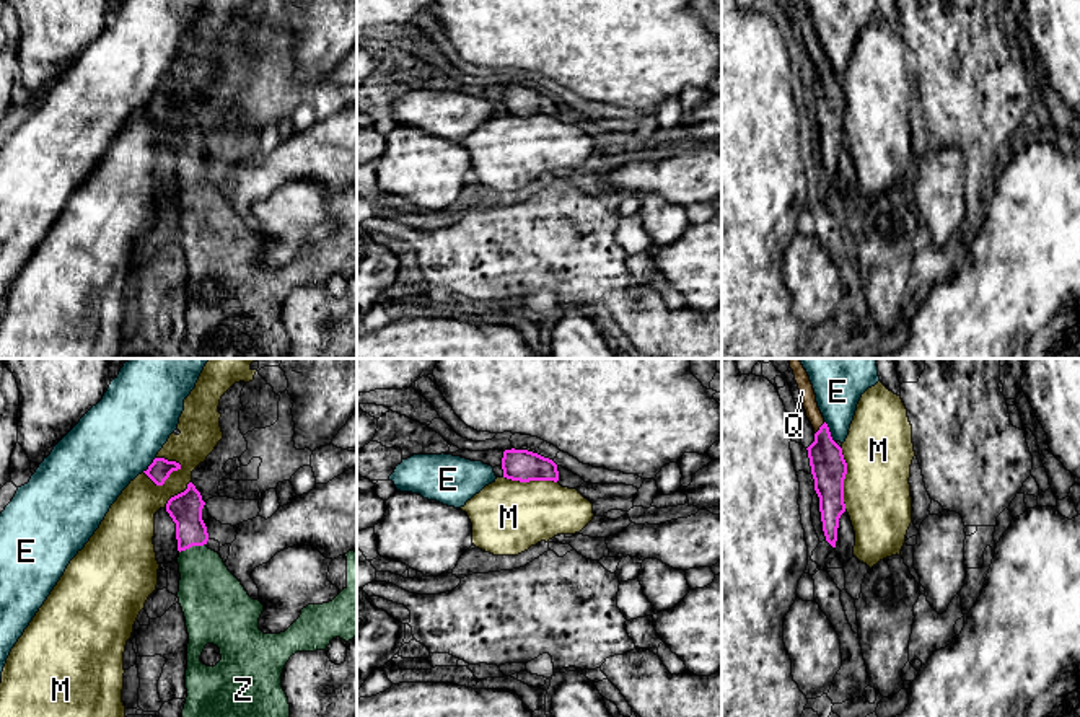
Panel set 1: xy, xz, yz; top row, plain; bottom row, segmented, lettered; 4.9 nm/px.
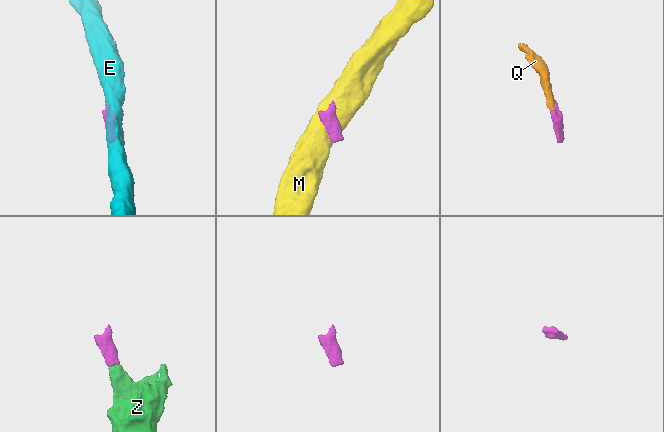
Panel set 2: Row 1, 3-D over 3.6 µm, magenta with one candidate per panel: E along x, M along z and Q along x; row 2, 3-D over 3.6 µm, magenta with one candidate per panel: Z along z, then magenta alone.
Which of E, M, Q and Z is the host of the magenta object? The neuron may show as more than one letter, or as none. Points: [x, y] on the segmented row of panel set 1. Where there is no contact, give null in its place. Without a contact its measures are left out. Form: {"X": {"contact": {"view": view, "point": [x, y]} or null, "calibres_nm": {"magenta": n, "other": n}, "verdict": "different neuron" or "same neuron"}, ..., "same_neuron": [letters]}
{"E": {"contact": {"view": "yz", "point": [829, 432]}, "calibres_nm": {"magenta": 180, "other": 260}, "verdict": "different neuron"}, "M": {"contact": {"view": "xy", "point": [163, 483]}, "calibres_nm": {"magenta": 110, "other": 240}, "verdict": "different neuron"}, "Q": {"contact": {"view": "yz", "point": [820, 429]}, "calibres_nm": {"magenta": 180, "other": 80}, "verdict": "same neuron"}, "Z": {"contact": {"view": "xy", "point": [193, 545]}, "calibres_nm": {"magenta": 160, "other": 300}, "verdict": "same neuron"}, "same_neuron": ["Q", "Z"]}

